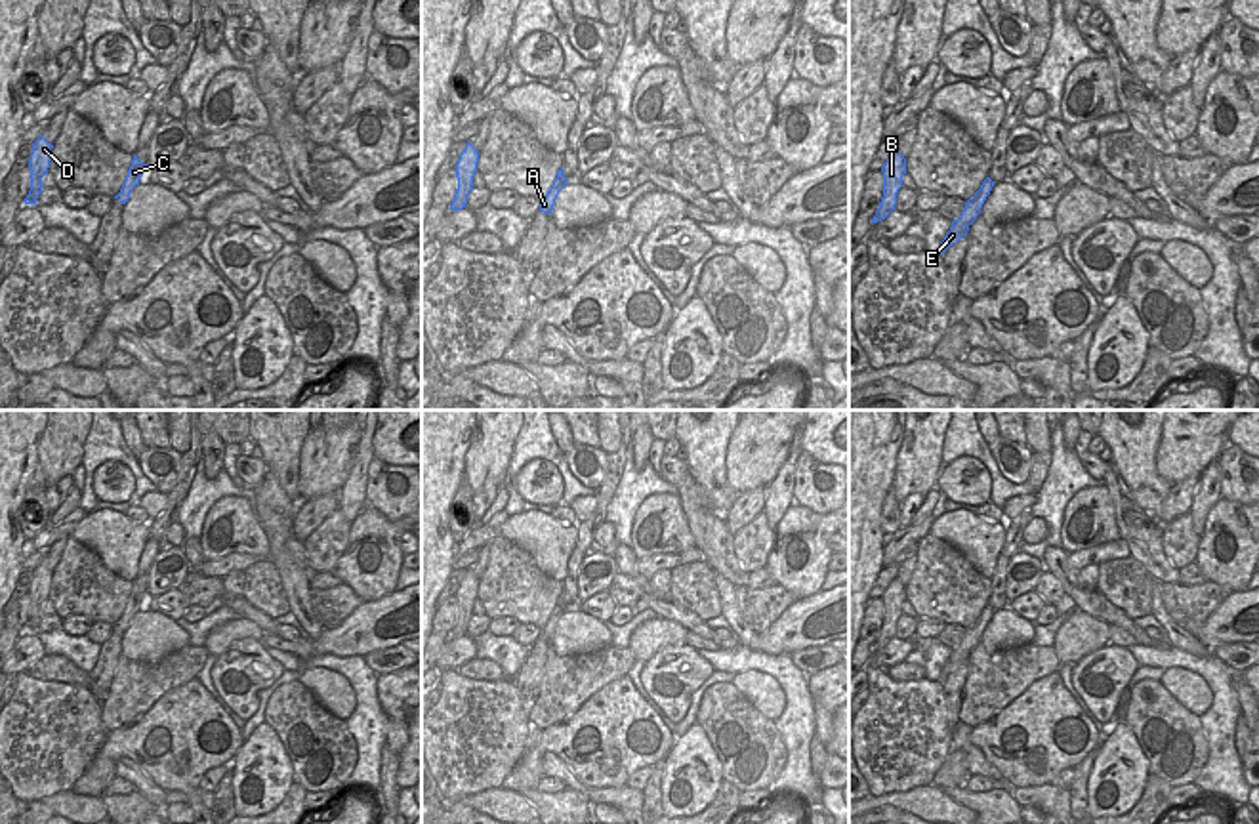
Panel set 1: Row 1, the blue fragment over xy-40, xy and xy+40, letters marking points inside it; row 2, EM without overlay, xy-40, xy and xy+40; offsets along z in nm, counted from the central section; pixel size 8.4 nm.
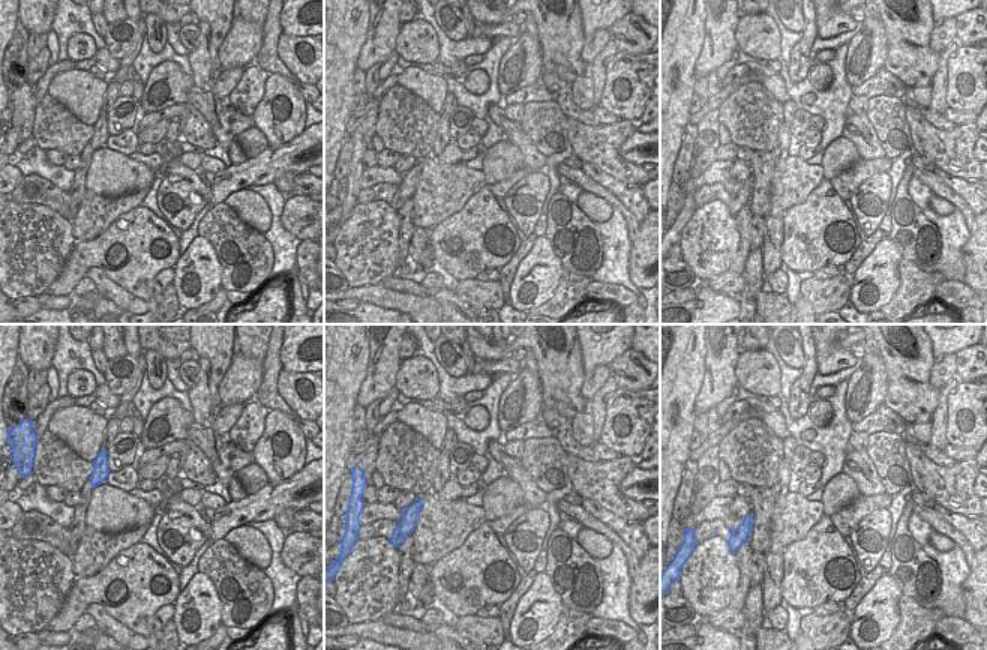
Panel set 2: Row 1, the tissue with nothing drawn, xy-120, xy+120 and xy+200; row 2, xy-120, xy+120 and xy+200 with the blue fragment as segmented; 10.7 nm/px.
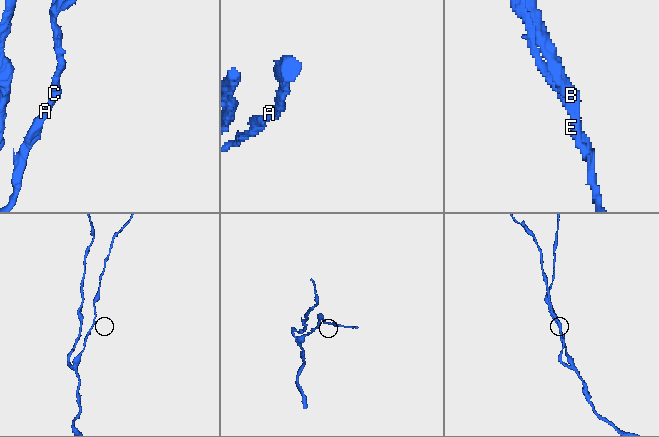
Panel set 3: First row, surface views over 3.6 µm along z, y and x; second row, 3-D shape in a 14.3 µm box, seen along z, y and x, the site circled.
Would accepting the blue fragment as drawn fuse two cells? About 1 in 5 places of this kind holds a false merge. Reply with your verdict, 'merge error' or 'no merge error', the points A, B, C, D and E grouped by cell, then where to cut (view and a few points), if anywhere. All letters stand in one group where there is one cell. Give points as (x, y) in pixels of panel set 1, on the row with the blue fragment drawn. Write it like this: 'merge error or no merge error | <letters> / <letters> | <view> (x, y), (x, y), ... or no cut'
no merge error | A B C D E | no cut

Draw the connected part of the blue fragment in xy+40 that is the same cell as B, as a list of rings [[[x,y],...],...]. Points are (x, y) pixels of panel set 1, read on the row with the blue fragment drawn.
[[[898,151],[891,153],[881,172],[883,196],[872,223],[885,219],[895,210],[897,193],[902,187],[902,175],[906,174],[906,158]]]

